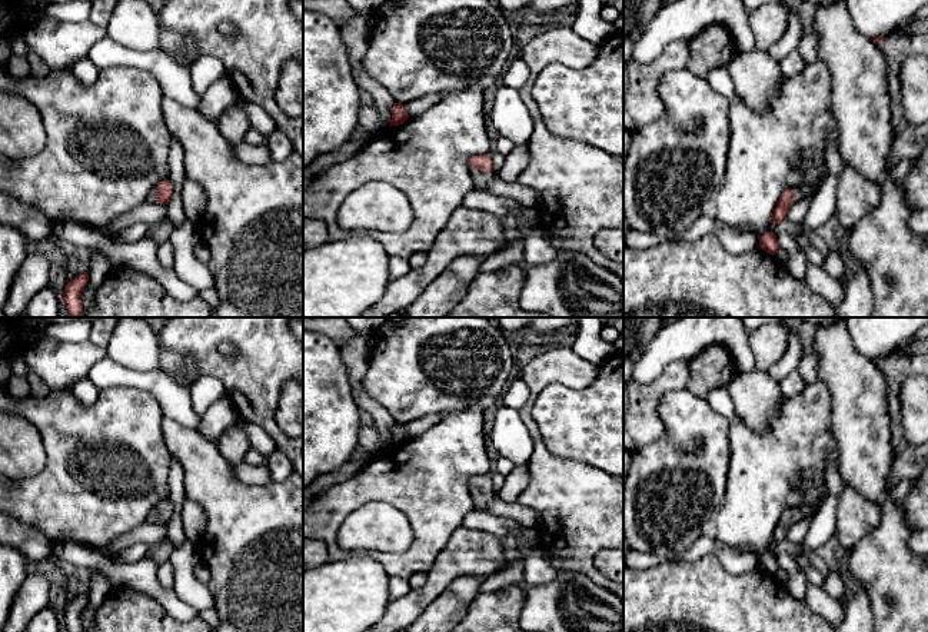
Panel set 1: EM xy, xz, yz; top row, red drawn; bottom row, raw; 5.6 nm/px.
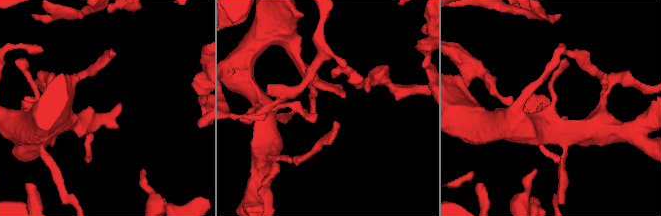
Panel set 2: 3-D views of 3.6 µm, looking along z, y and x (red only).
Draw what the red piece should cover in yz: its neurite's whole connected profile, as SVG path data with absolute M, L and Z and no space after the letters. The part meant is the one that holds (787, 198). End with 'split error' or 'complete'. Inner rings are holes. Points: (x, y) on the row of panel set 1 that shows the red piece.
M804 186L799 189L785 189L779 197L776 207L774 209L771 223L778 224L782 220L786 220L786 213L788 213L789 207L795 202L798 202L804 197L812 197L816 190L818 190L818 186Z | split error

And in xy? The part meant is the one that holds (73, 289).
M82 273L66 285L63 302L70 317L80 317L83 313L83 303L80 296L87 282L89 282L89 275Z | complete

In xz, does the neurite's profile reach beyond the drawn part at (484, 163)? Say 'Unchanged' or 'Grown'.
Grown

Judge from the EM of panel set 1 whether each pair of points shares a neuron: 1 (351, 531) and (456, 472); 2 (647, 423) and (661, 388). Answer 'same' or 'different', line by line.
1: different
2: same

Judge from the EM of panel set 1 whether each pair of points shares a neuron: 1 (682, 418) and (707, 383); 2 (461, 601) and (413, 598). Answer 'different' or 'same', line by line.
1: different
2: different

